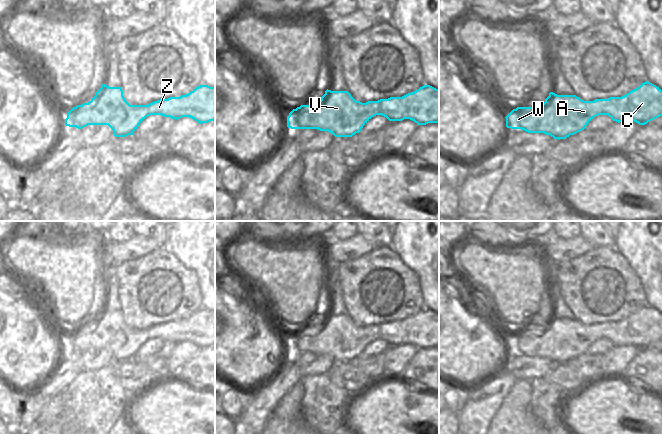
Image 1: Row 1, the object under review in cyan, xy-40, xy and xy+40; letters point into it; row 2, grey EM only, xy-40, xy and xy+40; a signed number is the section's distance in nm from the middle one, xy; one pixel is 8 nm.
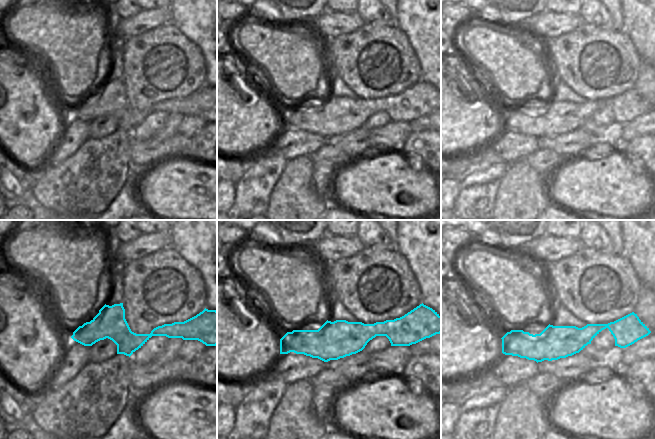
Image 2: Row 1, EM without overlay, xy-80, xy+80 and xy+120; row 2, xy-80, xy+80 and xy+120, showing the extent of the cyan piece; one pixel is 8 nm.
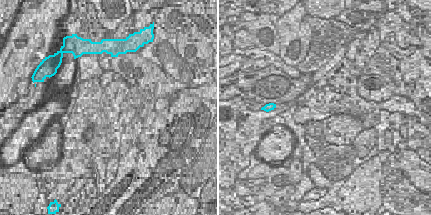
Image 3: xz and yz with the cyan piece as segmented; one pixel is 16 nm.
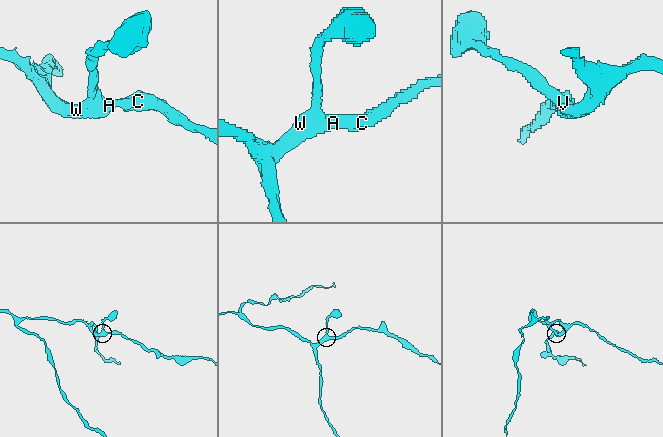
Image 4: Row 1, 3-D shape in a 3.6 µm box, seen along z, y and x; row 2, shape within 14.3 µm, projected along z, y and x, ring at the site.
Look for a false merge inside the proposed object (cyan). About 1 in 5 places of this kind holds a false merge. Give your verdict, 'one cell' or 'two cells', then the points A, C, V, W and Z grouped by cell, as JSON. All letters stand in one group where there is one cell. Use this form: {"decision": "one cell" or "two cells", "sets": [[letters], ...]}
{"decision": "one cell", "sets": [["A", "C", "V", "W", "Z"]]}

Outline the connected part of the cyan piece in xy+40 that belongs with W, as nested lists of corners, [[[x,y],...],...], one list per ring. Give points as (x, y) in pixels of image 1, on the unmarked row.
[[[646,305],[622,321],[584,325],[576,319],[557,319],[553,316],[538,331],[517,331],[506,342],[506,351],[522,353],[528,357],[544,357],[554,363],[566,363],[584,354],[587,348],[598,339],[608,339],[613,345],[634,345],[639,349],[663,339],[663,315]]]

